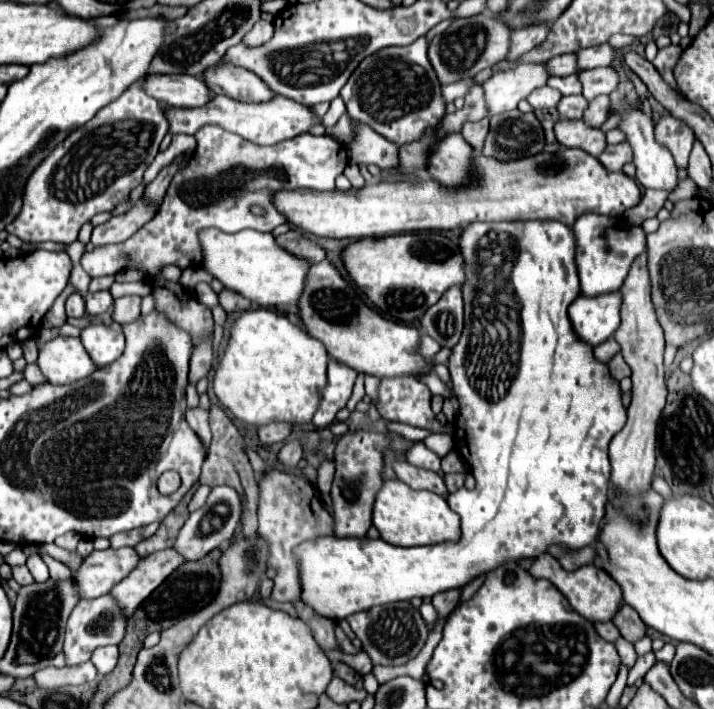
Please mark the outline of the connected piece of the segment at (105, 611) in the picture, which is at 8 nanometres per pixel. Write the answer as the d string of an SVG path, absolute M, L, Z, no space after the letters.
M108 596L96 600L80 600L66 624L66 638L64 638L66 666L78 666L88 662L92 658L92 652L100 646L118 644L124 636L124 628L126 628L126 620L124 616L120 616L120 612L116 612L116 604L112 604Z

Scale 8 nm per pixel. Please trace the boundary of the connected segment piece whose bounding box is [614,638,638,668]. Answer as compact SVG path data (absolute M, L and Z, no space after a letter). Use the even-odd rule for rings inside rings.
M618 638L618 642L614 642L614 646L616 646L616 650L618 650L618 654L620 654L622 662L624 662L628 668L632 668L632 666L634 666L634 662L636 662L636 658L638 658L638 654L636 654L634 646L632 646L632 644L628 644L624 638Z

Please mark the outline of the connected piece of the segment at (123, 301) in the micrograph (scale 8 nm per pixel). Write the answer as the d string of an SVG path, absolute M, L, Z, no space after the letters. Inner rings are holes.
M124 296L124 298L118 298L114 302L114 314L112 314L114 322L126 324L126 322L136 320L136 316L140 316L140 302L142 302L140 296Z

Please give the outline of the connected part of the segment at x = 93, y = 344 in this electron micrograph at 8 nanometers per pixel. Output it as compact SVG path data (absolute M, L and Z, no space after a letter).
M90 324L80 334L82 344L98 368L108 366L124 352L124 334L106 324Z

